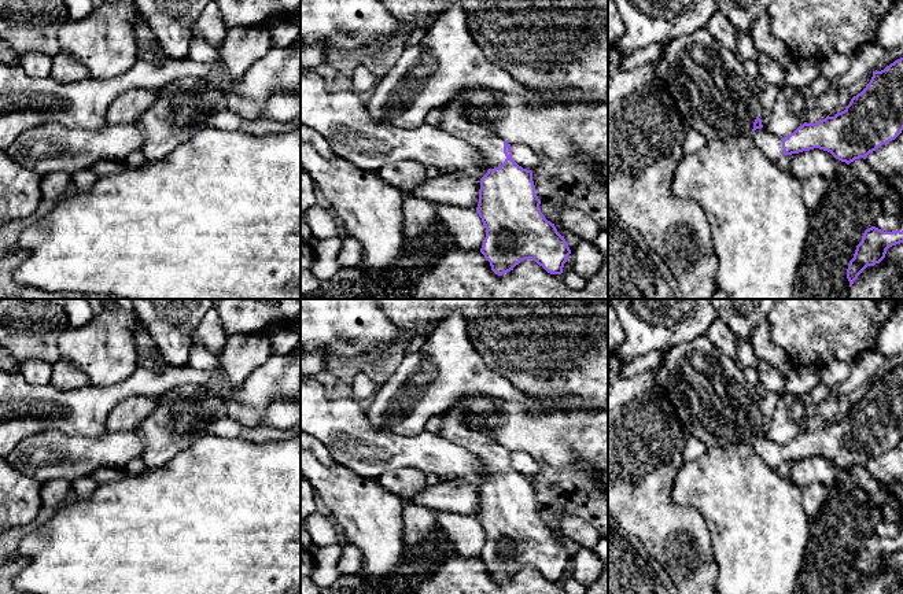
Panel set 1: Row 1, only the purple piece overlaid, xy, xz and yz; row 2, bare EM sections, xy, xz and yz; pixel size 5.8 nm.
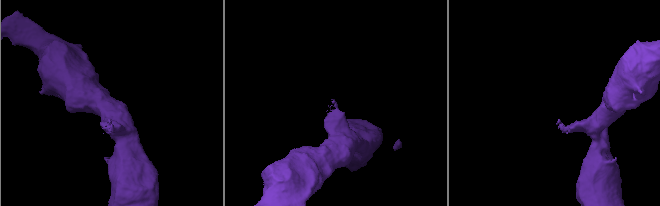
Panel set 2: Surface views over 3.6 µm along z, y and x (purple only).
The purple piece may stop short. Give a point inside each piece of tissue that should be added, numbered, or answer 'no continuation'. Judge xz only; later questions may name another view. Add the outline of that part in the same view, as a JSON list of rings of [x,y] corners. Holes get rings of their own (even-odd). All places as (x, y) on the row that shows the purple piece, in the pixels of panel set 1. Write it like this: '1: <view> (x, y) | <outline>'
1: xz (454, 121) | [[[465,86],[456,92],[453,99],[442,106],[442,121],[439,128],[476,148],[487,169],[501,166],[506,156],[504,140],[490,128],[467,117],[467,107],[490,106],[500,91],[483,86]]]

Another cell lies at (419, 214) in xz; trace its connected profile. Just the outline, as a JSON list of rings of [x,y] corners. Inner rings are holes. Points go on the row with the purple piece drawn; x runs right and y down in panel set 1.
[[[405,195],[403,221],[406,239],[423,235],[436,219],[438,209],[435,203],[413,195]]]

